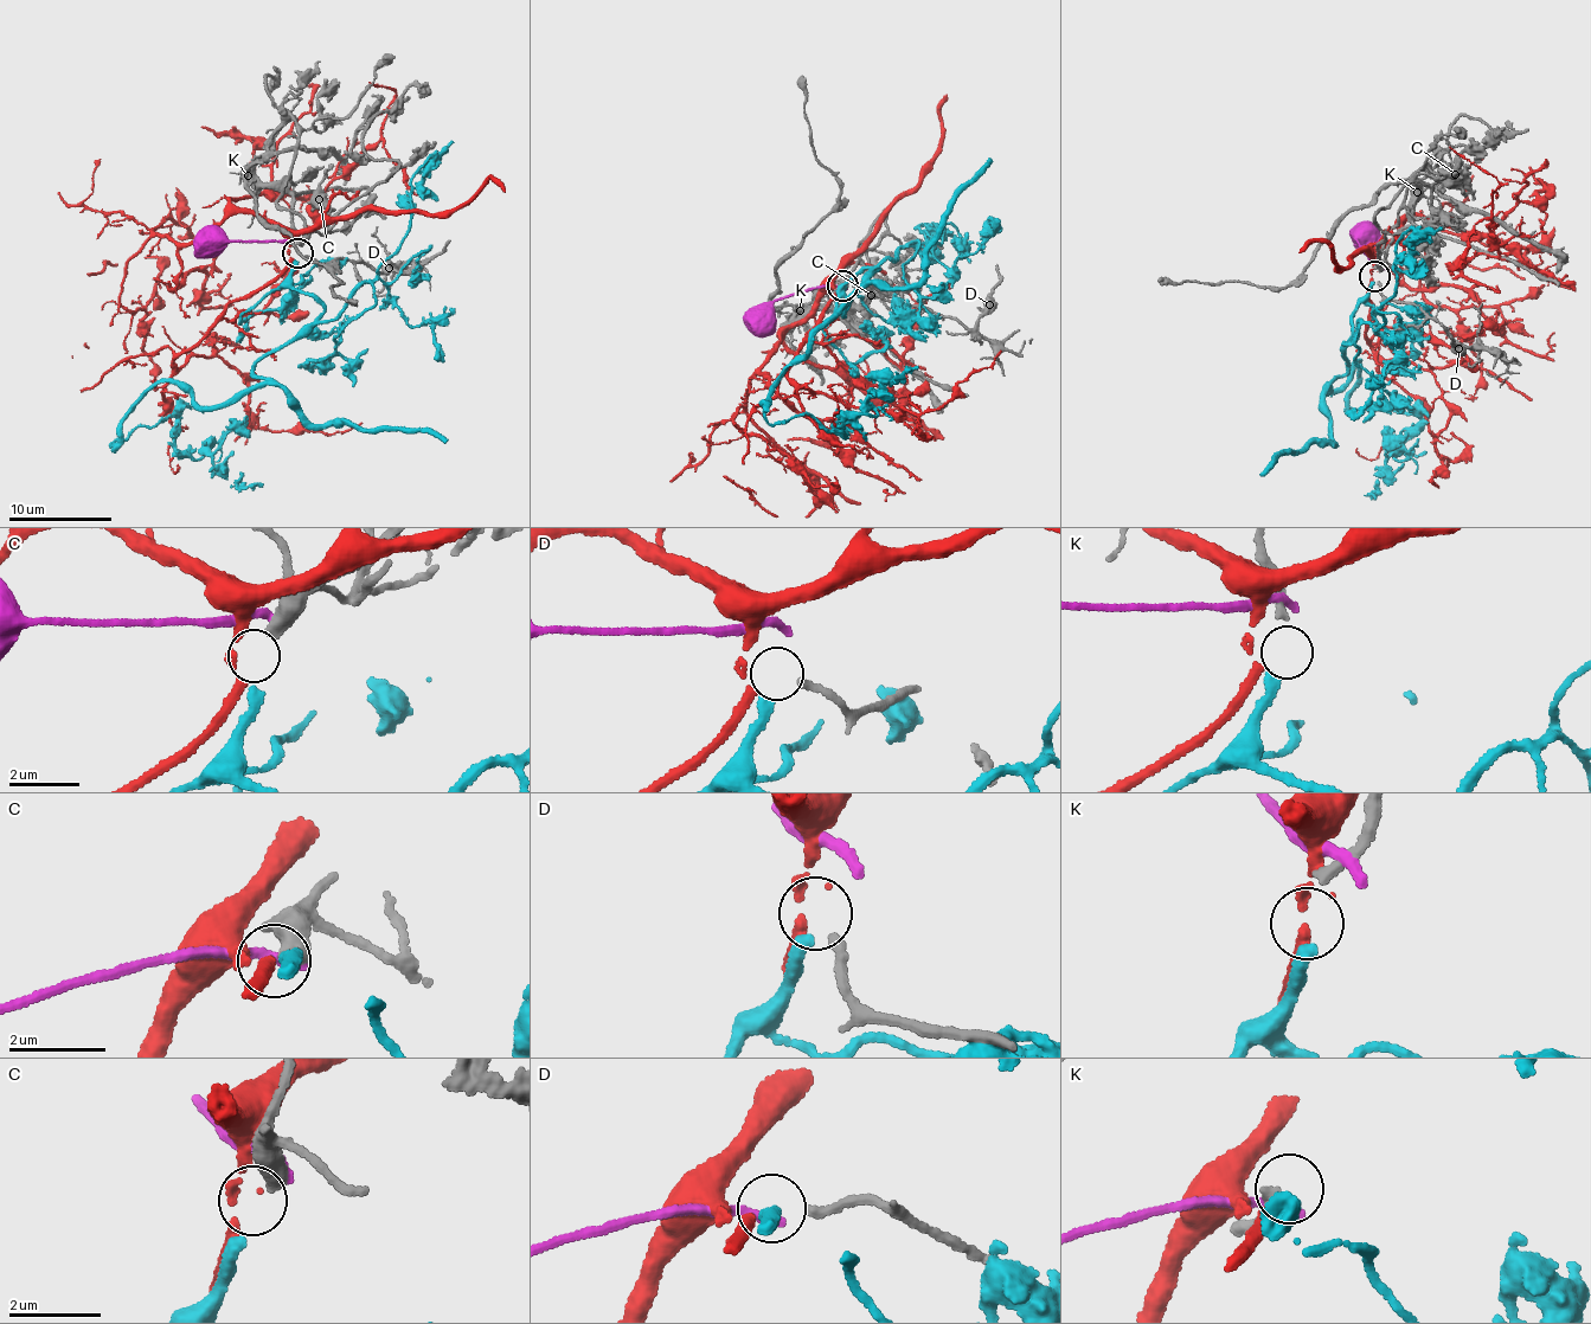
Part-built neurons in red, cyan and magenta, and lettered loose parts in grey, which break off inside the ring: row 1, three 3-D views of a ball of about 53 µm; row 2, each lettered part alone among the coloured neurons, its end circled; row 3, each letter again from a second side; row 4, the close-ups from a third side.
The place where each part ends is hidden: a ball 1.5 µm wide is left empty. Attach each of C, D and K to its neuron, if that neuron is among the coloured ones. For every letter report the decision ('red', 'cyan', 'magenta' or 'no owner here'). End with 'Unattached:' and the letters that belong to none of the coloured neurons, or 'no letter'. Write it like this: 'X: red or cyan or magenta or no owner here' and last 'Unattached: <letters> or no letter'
C: cyan
D: red
K: no owner here
Unattached: K

